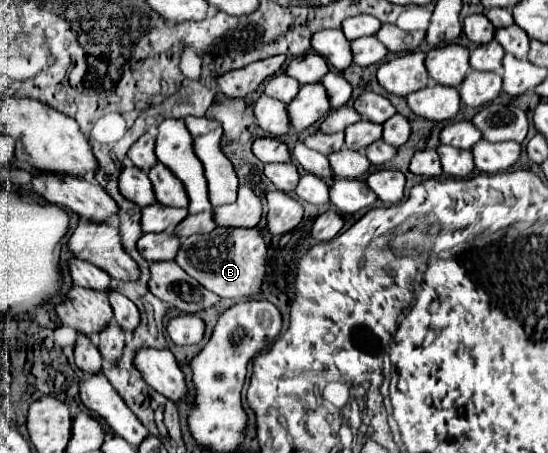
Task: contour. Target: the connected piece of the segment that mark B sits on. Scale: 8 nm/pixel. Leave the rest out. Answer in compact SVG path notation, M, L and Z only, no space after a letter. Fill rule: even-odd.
M215 228L207 234L181 238L181 248L175 256L175 262L201 286L209 288L221 298L253 298L261 292L265 258L267 246L257 228Z

